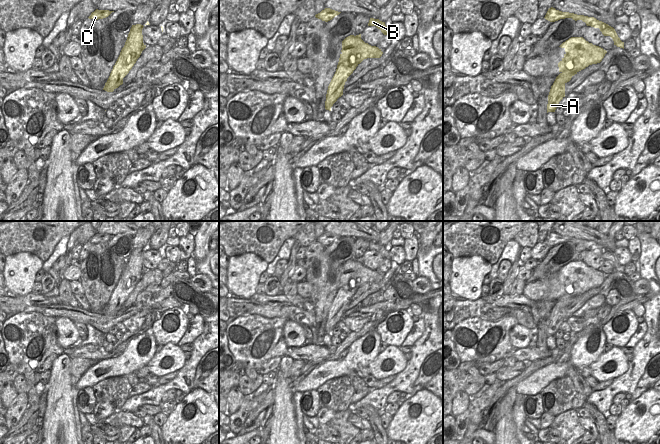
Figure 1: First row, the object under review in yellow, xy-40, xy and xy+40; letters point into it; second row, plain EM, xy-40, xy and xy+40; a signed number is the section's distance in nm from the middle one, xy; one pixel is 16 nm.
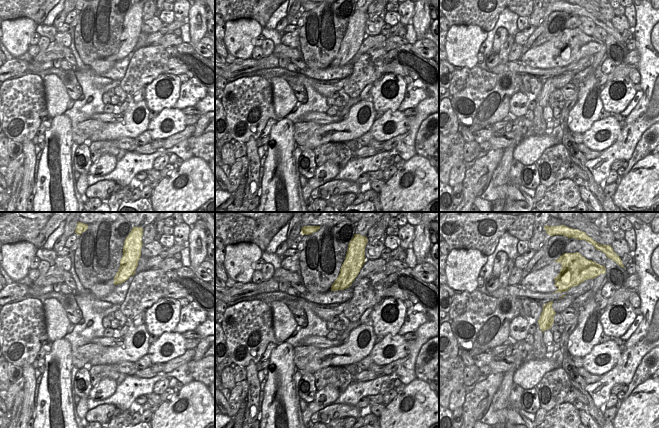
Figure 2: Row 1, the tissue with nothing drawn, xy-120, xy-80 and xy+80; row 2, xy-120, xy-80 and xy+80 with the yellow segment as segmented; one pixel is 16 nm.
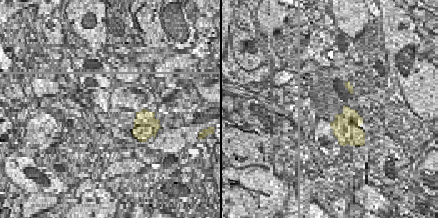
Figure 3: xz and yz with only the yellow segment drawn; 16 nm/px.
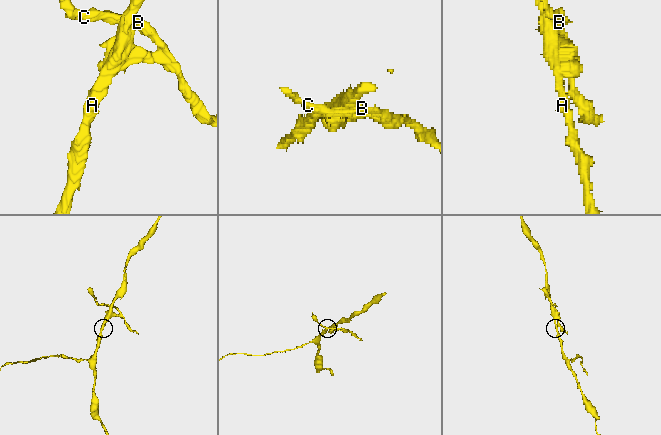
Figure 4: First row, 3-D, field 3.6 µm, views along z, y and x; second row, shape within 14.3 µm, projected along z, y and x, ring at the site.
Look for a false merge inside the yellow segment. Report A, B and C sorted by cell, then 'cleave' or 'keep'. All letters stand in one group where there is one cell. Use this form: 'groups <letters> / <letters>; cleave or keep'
groups A / B C; cleave

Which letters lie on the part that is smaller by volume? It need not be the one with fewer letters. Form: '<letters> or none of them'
B, C

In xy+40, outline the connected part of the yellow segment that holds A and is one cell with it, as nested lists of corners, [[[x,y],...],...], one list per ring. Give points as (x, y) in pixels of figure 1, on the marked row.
[[[577,66],[575,69],[575,71],[564,71],[556,77],[548,95],[547,113],[555,112],[559,102],[565,97],[565,84],[581,71],[577,69]]]

